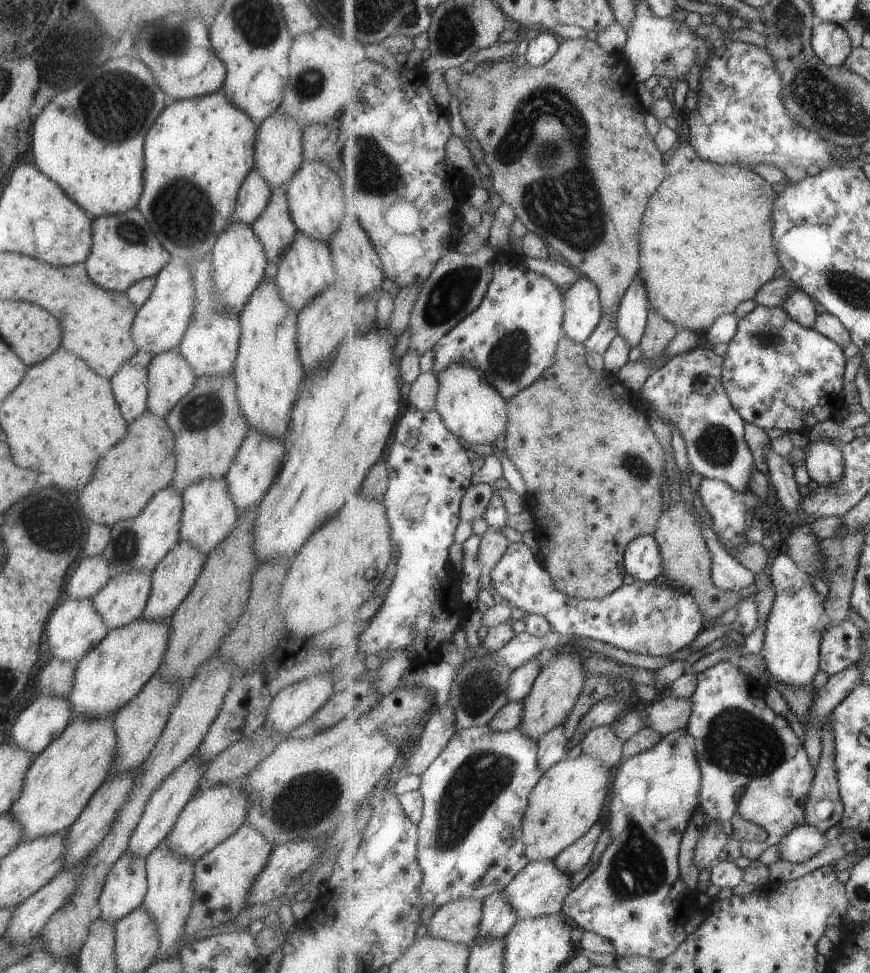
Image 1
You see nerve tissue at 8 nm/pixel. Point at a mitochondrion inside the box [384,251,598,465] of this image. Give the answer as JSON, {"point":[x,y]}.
{"point":[451,294]}

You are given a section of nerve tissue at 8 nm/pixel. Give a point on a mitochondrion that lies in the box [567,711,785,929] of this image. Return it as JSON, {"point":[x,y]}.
{"point":[638,870]}

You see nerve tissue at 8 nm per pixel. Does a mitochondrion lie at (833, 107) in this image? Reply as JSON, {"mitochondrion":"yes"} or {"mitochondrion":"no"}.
{"mitochondrion":"yes"}

